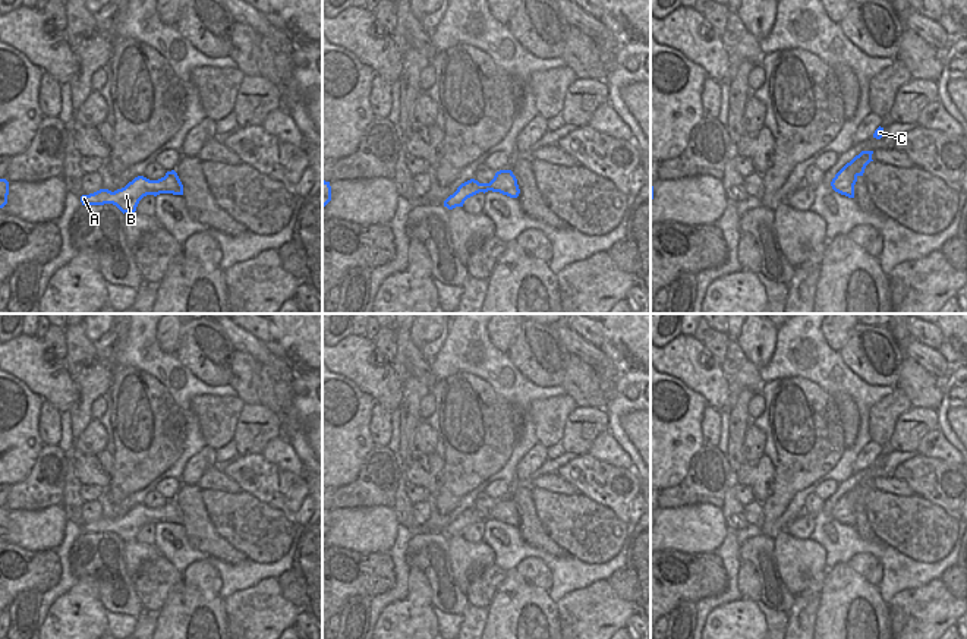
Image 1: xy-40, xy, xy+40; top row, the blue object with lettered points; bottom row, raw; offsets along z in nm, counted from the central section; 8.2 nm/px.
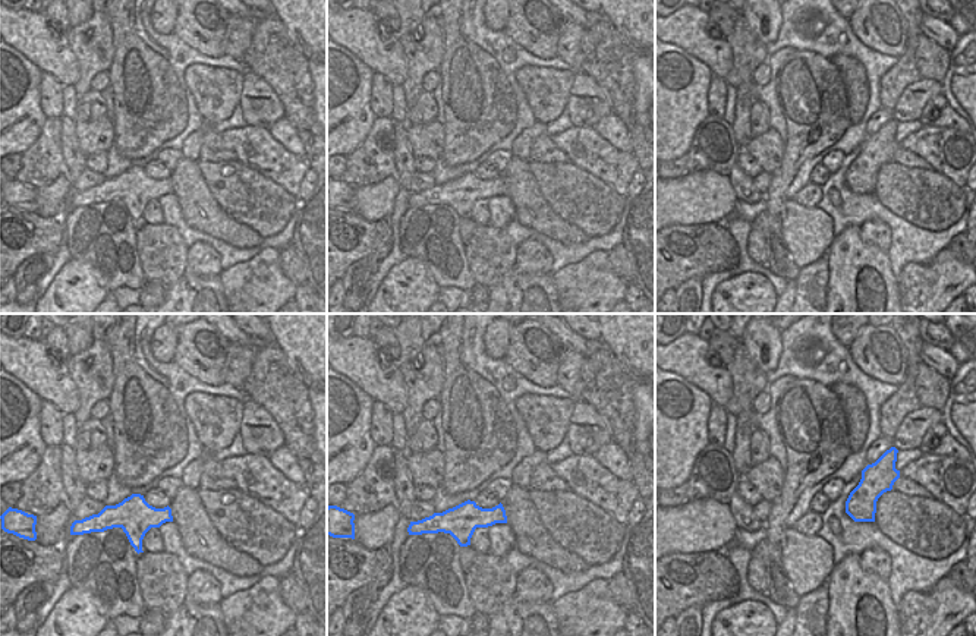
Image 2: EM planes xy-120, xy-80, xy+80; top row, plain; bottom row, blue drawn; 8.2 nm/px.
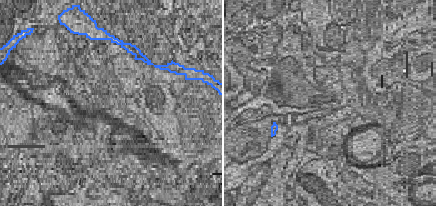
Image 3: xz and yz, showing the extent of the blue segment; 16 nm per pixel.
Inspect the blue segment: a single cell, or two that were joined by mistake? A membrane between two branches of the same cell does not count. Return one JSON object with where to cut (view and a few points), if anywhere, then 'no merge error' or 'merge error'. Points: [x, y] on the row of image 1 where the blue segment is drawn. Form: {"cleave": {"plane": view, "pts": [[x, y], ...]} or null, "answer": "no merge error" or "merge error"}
{"cleave": null, "answer": "no merge error"}

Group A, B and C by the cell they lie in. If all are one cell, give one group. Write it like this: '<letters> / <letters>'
A B C

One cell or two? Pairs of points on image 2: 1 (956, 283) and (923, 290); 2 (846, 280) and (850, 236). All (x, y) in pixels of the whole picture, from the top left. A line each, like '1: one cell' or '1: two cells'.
1: one cell
2: one cell

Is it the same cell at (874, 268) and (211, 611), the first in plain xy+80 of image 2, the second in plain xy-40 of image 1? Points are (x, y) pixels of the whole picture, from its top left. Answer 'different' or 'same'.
same

